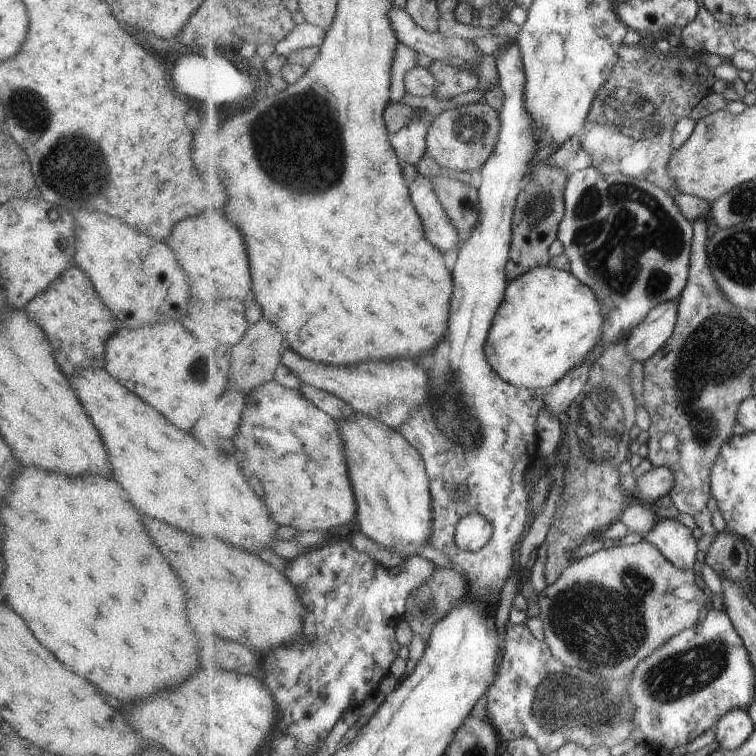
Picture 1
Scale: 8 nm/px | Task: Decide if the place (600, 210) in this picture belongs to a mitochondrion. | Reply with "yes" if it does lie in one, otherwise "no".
yes

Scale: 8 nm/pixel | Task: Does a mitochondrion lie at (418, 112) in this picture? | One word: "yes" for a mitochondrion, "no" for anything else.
no

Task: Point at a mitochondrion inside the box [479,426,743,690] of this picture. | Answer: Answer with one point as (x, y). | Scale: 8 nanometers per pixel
(598, 626)

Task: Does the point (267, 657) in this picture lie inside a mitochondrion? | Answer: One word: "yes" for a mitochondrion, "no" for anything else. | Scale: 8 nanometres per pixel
no

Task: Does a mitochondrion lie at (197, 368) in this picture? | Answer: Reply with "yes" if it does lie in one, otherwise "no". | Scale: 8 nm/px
yes

